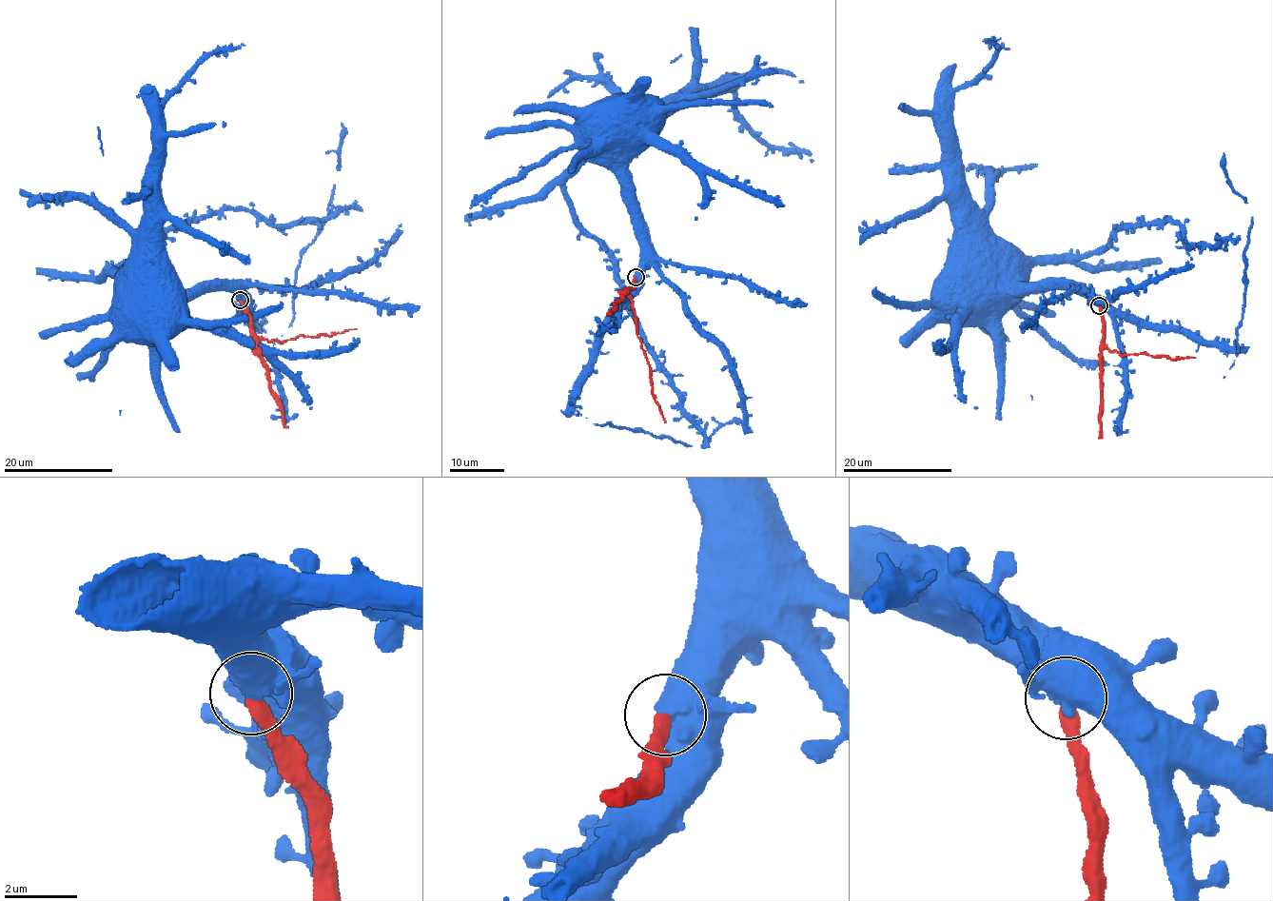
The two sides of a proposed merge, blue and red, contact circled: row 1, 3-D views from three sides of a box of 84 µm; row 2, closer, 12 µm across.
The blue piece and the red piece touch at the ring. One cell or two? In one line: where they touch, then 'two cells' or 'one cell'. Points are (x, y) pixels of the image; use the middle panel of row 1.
(636, 277) | two cells

